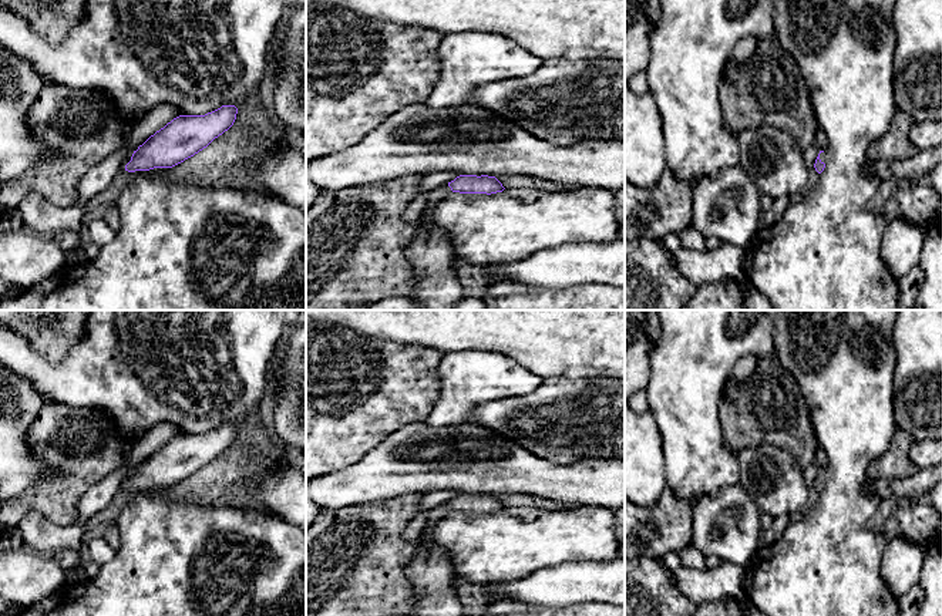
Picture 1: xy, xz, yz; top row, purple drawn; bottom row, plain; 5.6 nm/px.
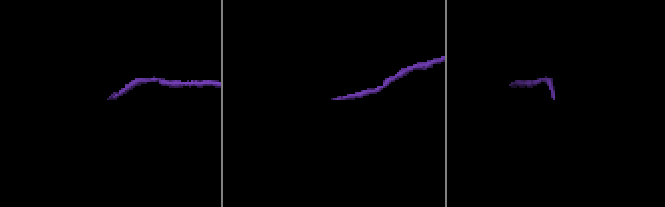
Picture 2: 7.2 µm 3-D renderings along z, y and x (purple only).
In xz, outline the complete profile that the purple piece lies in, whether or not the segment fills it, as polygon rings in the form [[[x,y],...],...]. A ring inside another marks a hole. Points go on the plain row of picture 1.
[[[460,494],[428,511],[428,522],[418,536],[418,548],[406,566],[416,593],[411,616],[465,616],[460,596],[453,588],[454,563],[450,553],[434,541],[434,526],[451,511],[497,512],[505,506],[495,495]]]

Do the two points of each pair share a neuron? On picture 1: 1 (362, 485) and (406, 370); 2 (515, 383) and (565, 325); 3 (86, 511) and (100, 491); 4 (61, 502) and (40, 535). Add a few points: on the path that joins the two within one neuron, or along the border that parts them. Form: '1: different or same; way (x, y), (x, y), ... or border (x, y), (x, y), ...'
1: different; border (406, 426), (387, 434), (350, 464)
2: different; border (497, 353), (510, 356), (544, 379)
3: same; way (87, 507), (98, 495)
4: different; border (76, 521), (54, 524), (30, 510), (17, 525)

